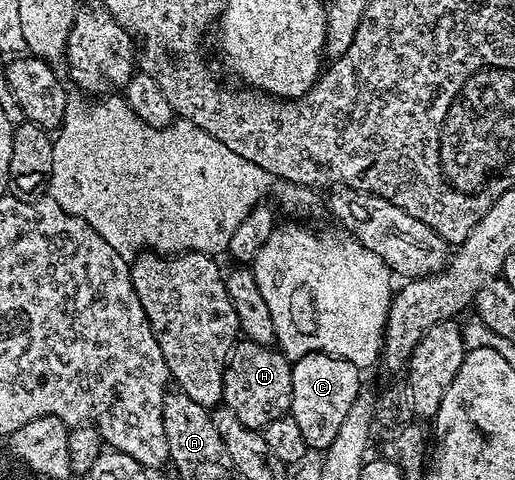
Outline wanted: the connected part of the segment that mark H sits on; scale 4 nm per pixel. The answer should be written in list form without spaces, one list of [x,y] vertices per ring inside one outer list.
[[[248,340],[242,341],[242,346],[239,344],[232,347],[232,351],[227,358],[227,365],[224,367],[225,371],[225,393],[223,395],[224,405],[229,406],[232,412],[235,412],[235,416],[239,418],[239,423],[245,425],[249,429],[255,431],[263,431],[265,427],[271,424],[272,421],[279,420],[280,417],[288,415],[290,413],[289,405],[291,404],[291,396],[293,395],[293,368],[290,359],[286,355],[282,354],[280,349],[270,348],[269,346],[260,346],[258,343]]]

